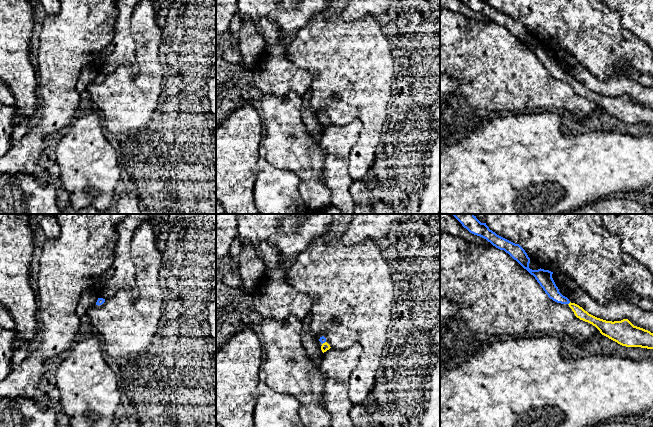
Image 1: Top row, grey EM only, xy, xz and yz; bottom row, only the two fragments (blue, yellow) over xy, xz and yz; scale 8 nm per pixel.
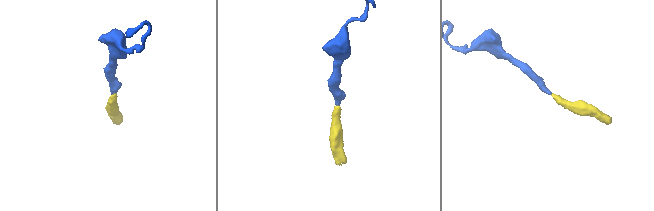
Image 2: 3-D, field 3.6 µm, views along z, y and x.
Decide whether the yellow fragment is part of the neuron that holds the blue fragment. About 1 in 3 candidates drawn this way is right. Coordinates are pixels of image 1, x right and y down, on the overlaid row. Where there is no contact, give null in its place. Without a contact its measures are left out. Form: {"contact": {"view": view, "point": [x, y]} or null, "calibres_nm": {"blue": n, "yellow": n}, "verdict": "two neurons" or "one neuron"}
{"contact": {"view": "xz", "point": [323, 342]}, "calibres_nm": {"blue": 50, "yellow": 70}, "verdict": "one neuron"}

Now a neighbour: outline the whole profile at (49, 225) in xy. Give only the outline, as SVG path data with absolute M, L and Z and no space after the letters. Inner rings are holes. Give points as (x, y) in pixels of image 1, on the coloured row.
M47 214L46 216L42 217L39 220L38 225L43 230L43 233L47 239L58 238L60 234L60 226L54 214Z

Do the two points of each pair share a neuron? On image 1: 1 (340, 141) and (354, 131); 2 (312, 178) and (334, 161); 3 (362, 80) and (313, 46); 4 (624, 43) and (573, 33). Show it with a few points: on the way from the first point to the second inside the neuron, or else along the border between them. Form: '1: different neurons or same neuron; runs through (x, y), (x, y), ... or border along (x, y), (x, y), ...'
1: same neuron; runs through (343, 138), (346, 138), (351, 133)
2: different neurons; border along (320, 147), (325, 153), (322, 181), (331, 192)
3: same neuron; runs through (350, 68), (325, 46)
4: same neuron; runs through (611, 43), (601, 43), (591, 33), (586, 33)

